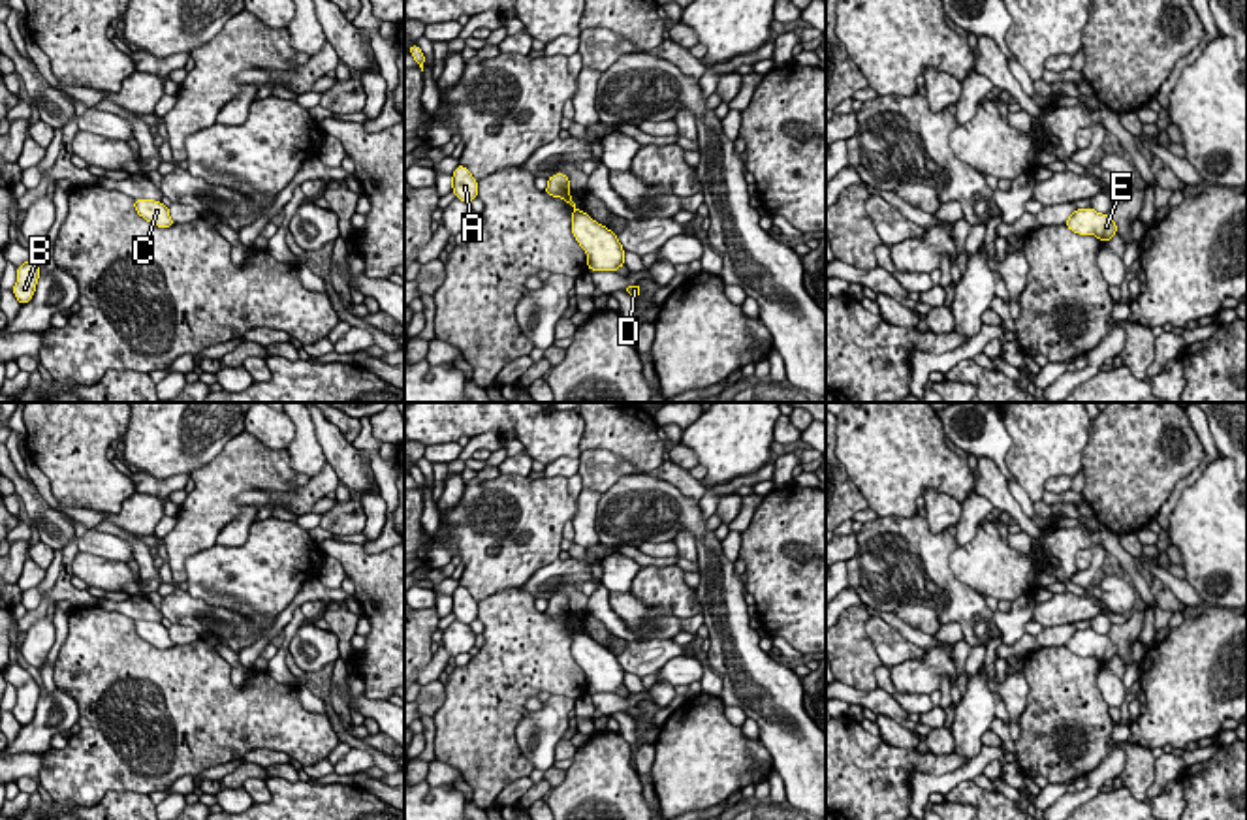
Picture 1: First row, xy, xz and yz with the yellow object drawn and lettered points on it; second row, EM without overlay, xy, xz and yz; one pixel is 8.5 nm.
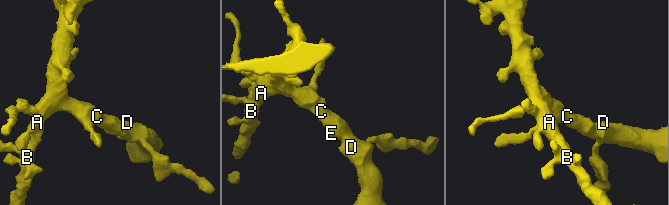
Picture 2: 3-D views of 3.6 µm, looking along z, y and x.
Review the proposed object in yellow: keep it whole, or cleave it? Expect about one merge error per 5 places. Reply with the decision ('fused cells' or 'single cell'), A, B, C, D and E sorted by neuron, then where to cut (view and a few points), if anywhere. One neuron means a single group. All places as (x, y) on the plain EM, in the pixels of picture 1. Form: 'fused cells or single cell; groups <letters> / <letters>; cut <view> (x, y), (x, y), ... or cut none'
single cell; groups A B C D E; cut none

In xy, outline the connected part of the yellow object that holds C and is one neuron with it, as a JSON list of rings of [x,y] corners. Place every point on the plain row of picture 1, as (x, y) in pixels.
[[[135,621],[134,630],[156,649],[171,649],[175,645],[169,638],[169,628],[166,628],[162,623]]]

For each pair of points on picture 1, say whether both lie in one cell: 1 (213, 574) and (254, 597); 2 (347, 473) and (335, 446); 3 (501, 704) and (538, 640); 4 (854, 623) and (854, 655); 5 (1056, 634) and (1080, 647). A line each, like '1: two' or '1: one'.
1: one
2: one
3: one
4: one
5: one

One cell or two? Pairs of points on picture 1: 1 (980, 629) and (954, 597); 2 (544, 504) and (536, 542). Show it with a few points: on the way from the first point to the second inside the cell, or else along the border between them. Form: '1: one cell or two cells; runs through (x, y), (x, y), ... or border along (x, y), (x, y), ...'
1: one cell; runs through (977, 621), (962, 604)
2: one cell; runs through (536, 514), (536, 533)

